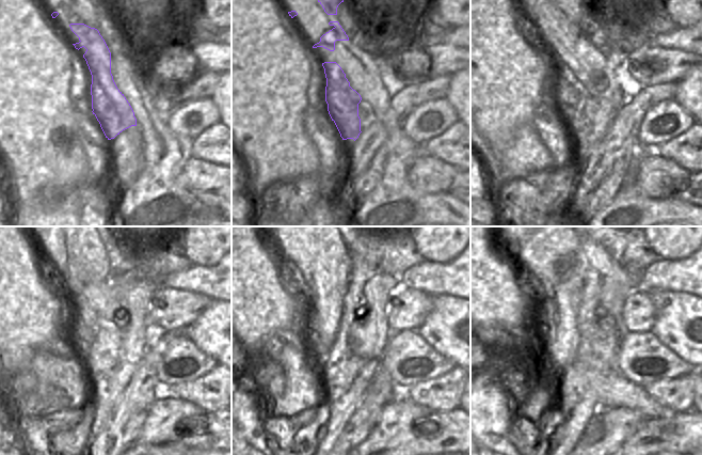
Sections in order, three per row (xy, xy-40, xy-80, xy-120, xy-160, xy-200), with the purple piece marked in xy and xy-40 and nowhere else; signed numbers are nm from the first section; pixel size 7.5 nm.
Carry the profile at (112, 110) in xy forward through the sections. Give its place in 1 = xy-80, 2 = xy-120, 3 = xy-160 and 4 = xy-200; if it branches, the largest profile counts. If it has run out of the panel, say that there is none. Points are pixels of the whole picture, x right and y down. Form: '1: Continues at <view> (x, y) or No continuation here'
1: Continues at xy-80 (569, 91)
2: Continues at xy-120 (84, 335)
3: Continues at xy-160 (336, 279)
4: Continues at xy-200 (559, 284)

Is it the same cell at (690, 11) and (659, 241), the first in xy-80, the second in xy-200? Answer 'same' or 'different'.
same

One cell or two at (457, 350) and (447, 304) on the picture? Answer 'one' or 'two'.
one

